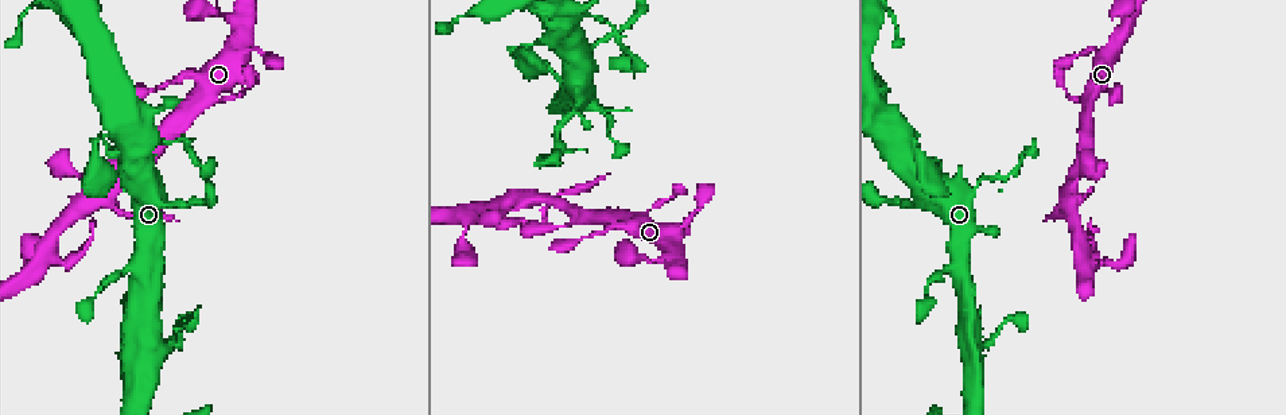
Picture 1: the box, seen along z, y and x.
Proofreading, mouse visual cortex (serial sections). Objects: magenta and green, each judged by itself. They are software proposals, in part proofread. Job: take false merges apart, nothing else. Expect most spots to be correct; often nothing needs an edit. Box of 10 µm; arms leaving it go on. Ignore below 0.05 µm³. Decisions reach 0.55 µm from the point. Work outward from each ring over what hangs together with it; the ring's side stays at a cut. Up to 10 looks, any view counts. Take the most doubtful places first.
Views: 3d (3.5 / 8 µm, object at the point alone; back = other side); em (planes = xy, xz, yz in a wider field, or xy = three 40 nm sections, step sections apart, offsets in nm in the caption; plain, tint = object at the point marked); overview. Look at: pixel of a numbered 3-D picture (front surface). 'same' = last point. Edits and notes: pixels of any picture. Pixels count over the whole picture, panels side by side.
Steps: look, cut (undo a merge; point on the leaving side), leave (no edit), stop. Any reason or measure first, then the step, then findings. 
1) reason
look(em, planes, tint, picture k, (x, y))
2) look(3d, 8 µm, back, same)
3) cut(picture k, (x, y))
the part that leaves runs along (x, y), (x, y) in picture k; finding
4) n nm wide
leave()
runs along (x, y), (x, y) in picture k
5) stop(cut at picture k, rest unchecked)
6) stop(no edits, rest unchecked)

calibre changes
look(3d, 3.5 µm, picture 1, (685, 221))

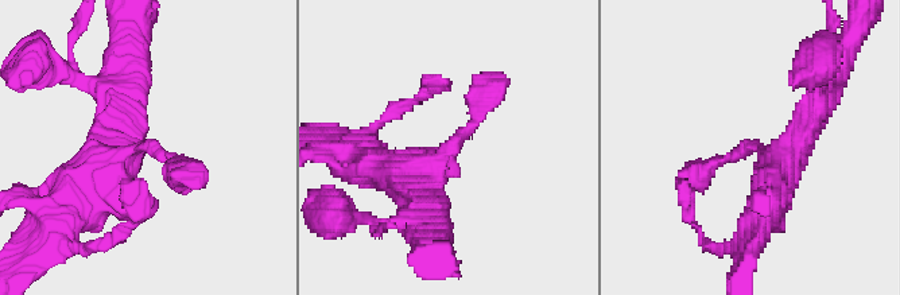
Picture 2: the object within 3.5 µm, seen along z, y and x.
look(em, xy, step 5, tint, picture 2, (144, 148))

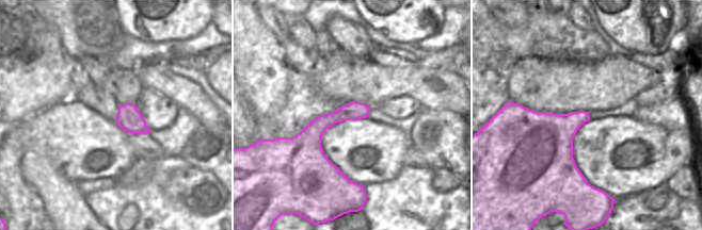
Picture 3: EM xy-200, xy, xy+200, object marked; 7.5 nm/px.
leave()
runs along (355, 103), (315, 133), (344, 187) in picture 3; all the same cell

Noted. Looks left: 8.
sudden change in width
look(3d, 3.5 µm, picture 1, (597, 17))

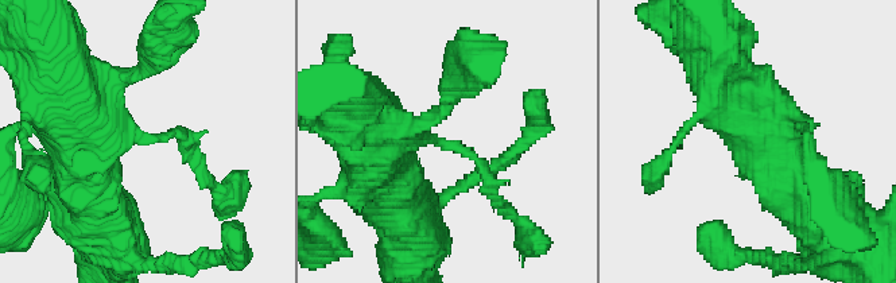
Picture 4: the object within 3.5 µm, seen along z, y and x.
leave()
runs along (379, 159), (403, 135), (457, 146), (499, 201) in picture 4; continuous, no second cell

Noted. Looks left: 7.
side arm on a straight run
look(3d, 3.5 µm, picture 1, (530, 199))

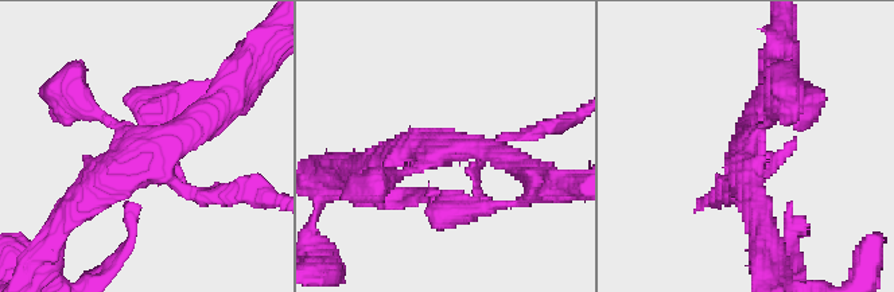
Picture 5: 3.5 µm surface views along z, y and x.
need the tissue
look(em, xy, step 5, tint, picture 5, (149, 153))

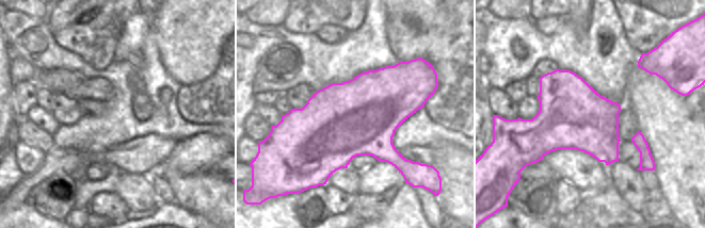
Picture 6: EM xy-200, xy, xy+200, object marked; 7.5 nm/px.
leave()
continuous, no second cell

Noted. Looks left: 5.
arms part here
look(3d, 3.5 µm, picture 1, (467, 216))

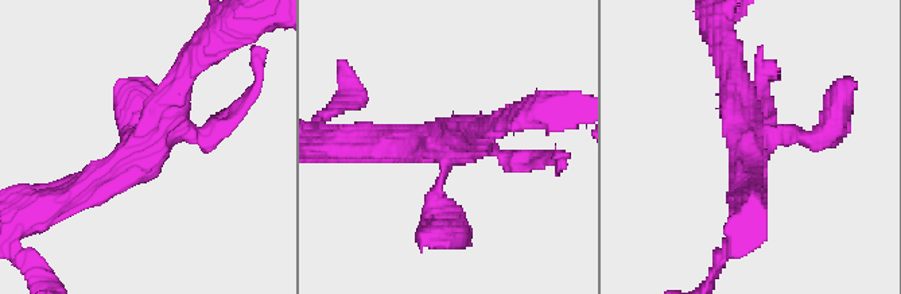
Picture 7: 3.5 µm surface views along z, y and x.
shape alone is not enough
look(em, xy, step 5, tint, picture 7, (454, 148))

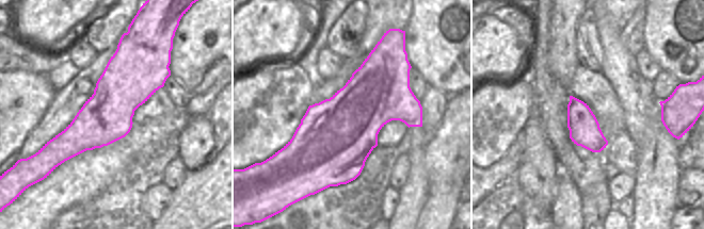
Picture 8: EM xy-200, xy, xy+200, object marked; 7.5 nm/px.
550 nm wide
leave()
runs along (191, 61), (171, 115), (80, 189) in picture 7; one cell here

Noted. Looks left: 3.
stop(no edits, rest unchecked)

